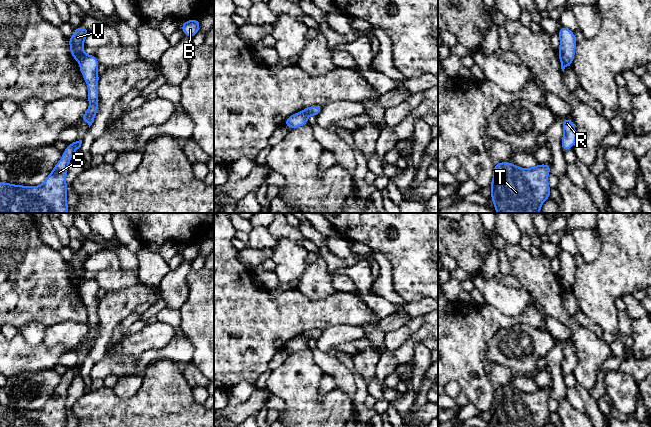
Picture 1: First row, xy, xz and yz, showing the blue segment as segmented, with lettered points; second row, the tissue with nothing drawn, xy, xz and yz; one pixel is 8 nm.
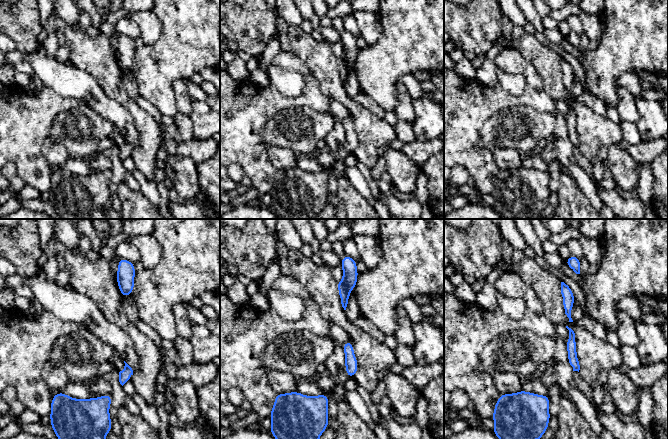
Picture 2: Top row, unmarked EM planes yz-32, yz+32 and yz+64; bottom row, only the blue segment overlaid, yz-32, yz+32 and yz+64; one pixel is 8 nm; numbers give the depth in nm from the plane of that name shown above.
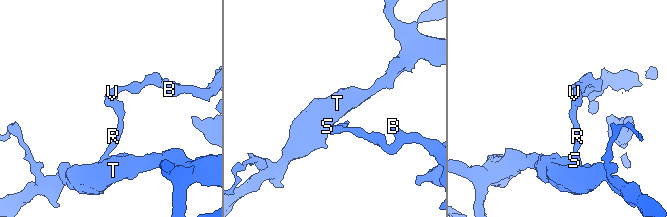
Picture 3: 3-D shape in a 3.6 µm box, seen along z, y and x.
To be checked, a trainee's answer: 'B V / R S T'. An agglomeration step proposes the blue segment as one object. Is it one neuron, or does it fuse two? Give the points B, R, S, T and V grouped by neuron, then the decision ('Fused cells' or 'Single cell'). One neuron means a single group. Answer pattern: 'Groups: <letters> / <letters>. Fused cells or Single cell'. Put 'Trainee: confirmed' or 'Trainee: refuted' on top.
Trainee: confirmed
Groups: B V / R S T. Fused cells

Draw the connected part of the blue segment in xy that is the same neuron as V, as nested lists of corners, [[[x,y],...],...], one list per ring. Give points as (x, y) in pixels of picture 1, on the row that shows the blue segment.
[[[83,26],[75,28],[74,34],[68,38],[70,46],[70,54],[77,61],[80,61],[80,56],[84,53],[84,40],[88,36],[90,30]]]

